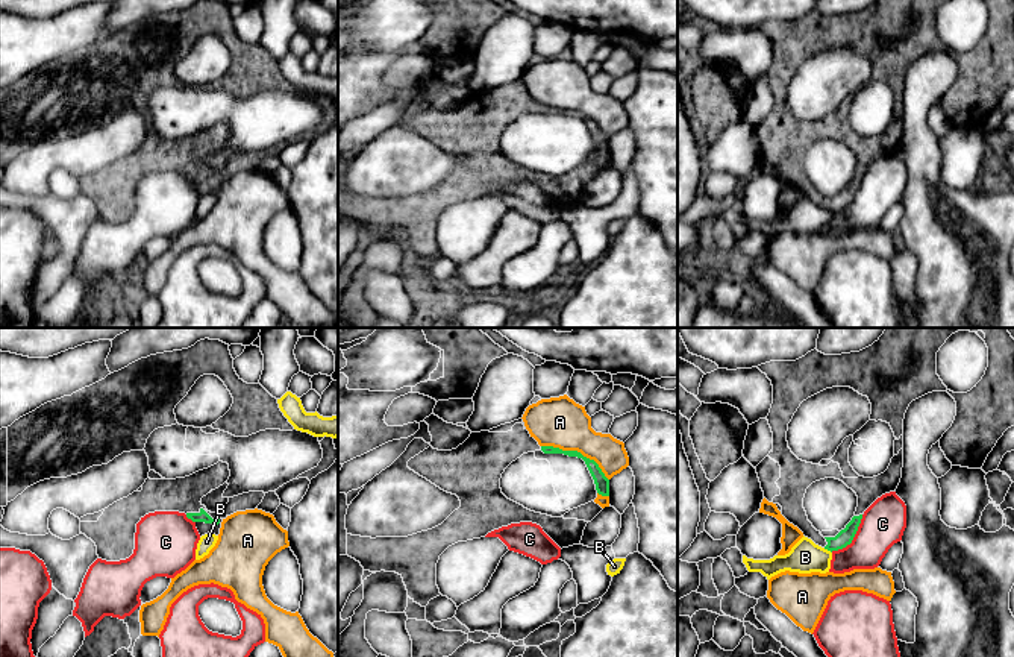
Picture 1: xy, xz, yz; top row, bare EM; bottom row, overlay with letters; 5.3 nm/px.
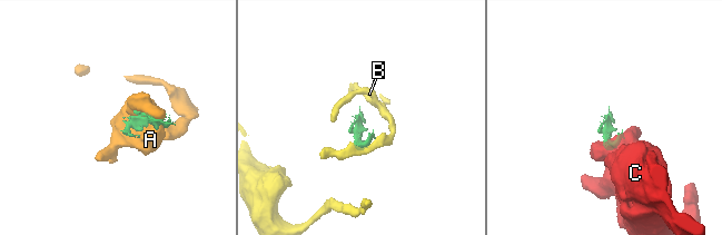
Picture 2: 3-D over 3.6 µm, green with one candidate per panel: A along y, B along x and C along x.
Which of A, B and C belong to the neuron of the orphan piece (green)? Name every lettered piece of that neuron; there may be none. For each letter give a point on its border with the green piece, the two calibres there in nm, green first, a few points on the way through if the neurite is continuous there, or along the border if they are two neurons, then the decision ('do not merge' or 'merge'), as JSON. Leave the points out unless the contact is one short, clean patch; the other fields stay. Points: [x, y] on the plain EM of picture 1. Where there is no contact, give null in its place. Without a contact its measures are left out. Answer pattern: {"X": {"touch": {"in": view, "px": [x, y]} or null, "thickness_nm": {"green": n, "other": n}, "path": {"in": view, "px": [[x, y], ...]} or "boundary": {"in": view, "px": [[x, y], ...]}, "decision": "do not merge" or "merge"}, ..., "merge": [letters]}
{"A": {"touch": {"in": "xz", "px": [576, 111]}, "thickness_nm": {"green": 80, "other": 260}, "decision": "do not merge"}, "B": {"touch": {"in": "yz", "px": [828, 210]}, "thickness_nm": {"green": 90, "other": 170}, "decision": "do not merge"}, "C": {"touch": {"in": "yz", "px": [852, 199]}, "thickness_nm": {"green": 90, "other": 240}, "boundary": {"in": "yz", "px": [[863, 175], [854, 199], [844, 207], [831, 211]]}, "decision": "do not merge"}, "merge": []}

